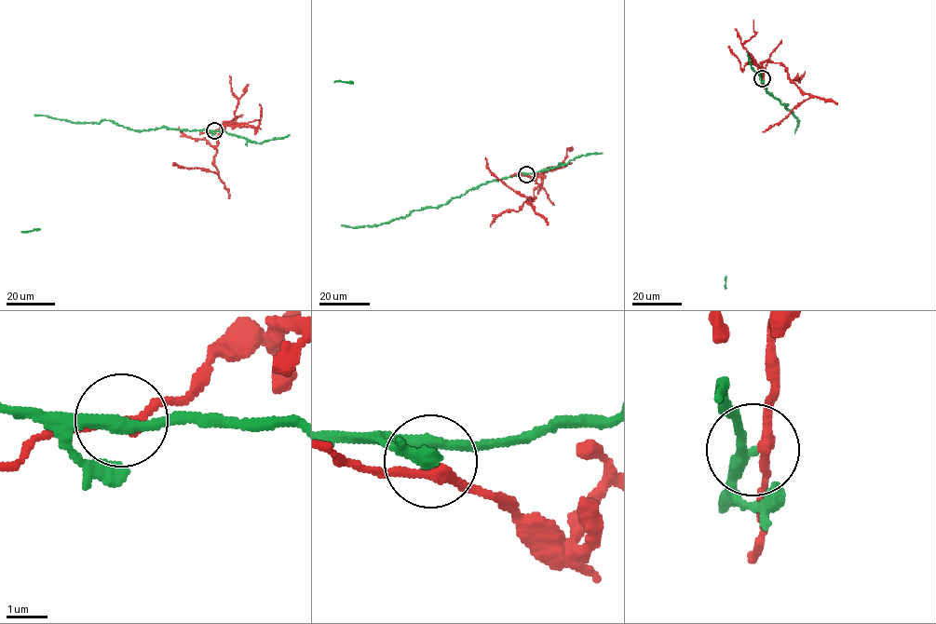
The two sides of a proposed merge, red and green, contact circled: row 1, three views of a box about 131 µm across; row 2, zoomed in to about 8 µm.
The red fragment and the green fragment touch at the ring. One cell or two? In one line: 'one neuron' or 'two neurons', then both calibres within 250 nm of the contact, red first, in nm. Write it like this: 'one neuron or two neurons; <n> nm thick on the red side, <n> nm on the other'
two neurons; 240 nm thick on the red side, 280 nm on the other

